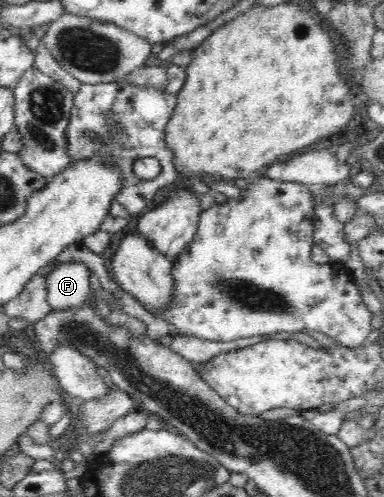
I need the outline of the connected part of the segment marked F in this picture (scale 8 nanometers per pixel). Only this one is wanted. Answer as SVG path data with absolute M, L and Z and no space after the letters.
M76 257L58 263L46 276L47 303L51 310L80 308L90 292L90 268Z

